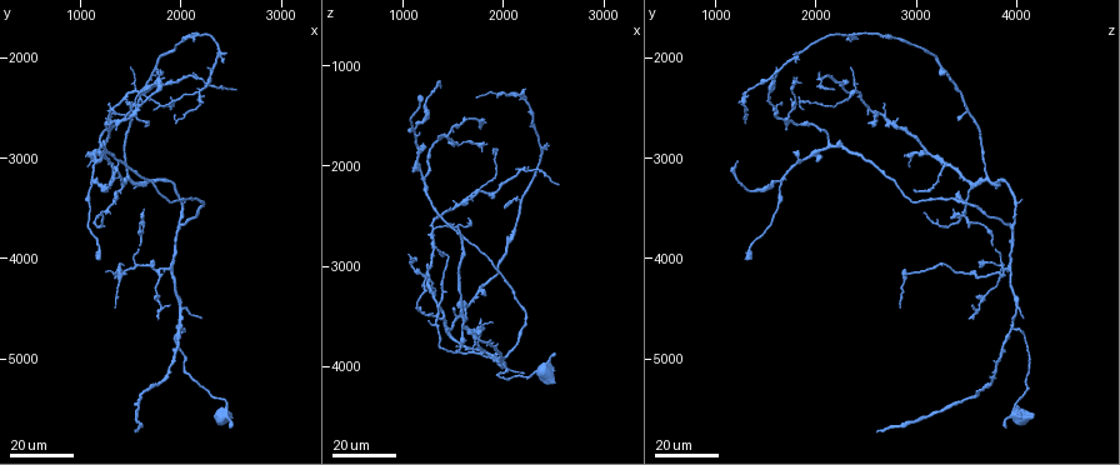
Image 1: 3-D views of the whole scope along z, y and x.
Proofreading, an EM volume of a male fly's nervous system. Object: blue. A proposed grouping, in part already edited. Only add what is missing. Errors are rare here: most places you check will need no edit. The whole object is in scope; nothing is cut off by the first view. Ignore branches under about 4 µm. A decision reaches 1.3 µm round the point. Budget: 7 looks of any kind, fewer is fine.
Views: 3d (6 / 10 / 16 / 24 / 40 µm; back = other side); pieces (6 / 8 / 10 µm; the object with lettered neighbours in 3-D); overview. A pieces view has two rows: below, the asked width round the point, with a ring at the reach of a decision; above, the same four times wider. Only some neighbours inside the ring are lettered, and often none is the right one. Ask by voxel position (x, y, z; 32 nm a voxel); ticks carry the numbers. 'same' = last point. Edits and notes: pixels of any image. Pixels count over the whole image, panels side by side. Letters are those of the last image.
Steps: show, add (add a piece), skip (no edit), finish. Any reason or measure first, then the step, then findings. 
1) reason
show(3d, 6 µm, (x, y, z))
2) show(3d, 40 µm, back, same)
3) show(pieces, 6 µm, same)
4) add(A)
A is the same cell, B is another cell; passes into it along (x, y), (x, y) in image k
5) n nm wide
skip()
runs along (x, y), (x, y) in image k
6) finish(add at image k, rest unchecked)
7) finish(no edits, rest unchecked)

an open end
show(3d, 24 µm, (1200, 4000, 1280))

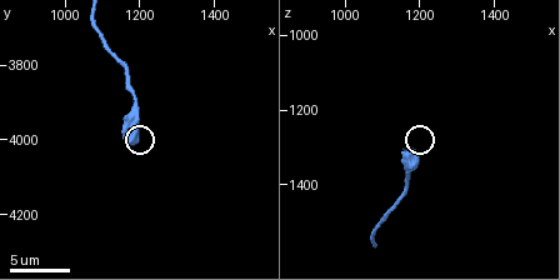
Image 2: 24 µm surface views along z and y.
show(pieces, 8 µm, (1170, 4000, 1300))

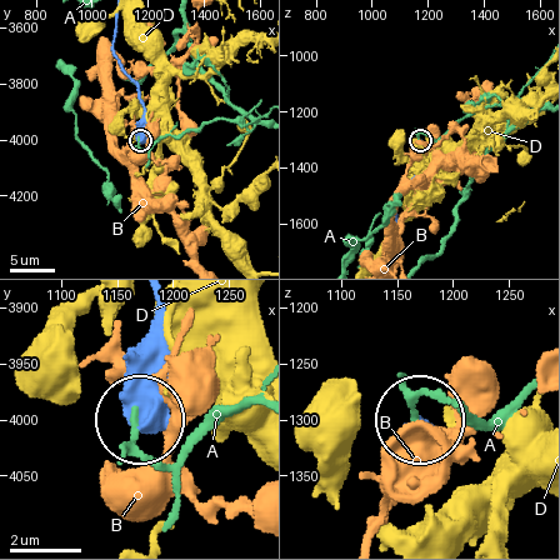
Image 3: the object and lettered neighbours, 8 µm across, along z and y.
skip()
A, B and D are other cells; no lettered piece goes on from it

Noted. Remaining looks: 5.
branch stops here
show(3d, 16 µm, (1500, 2620, 3440))

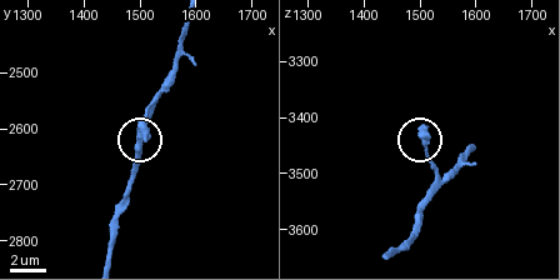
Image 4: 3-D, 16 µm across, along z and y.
see the neighbours
show(pieces, 8 µm, (1510, 2615, 3420))

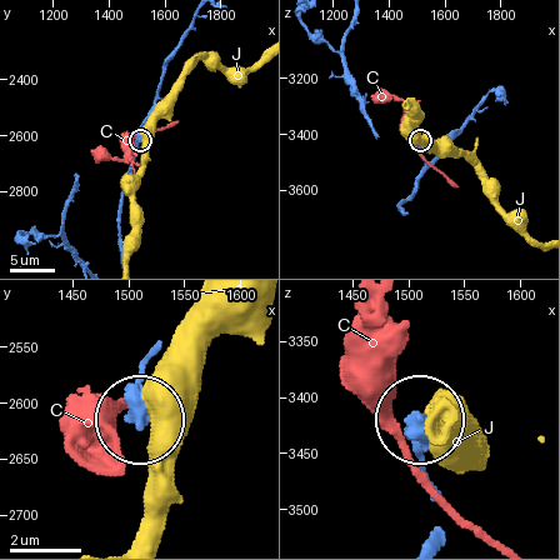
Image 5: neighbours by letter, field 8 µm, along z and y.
skip()
C and J are other cells; runs along (146, 360), (144, 420) in image 5; none of them fits

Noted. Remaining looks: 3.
tapers out
show(3d, 24 µm, (2200, 4600, 4060))

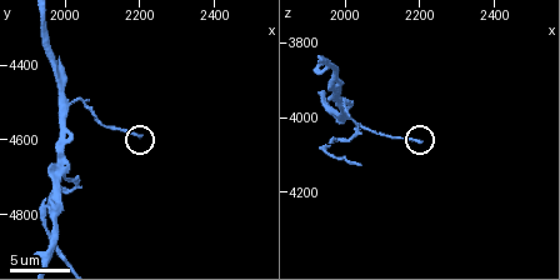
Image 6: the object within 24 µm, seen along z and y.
show(pieces, 10 µm, (2210, 4590, 4070))

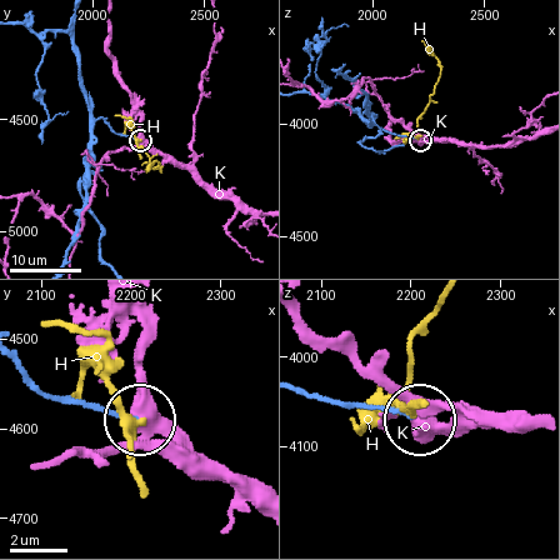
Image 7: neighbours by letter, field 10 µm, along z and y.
skip()
H and K are other cells; no lettered piece goes on from it

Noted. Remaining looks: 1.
finish(no edits, rest unchecked)

